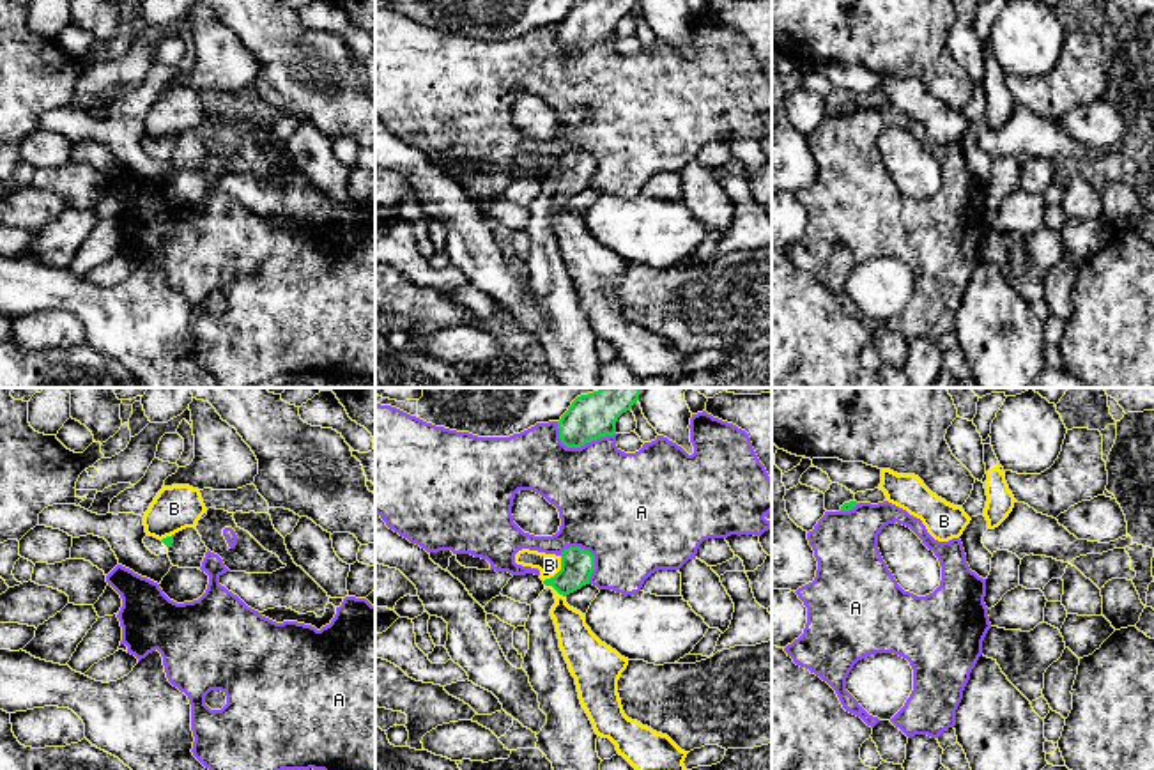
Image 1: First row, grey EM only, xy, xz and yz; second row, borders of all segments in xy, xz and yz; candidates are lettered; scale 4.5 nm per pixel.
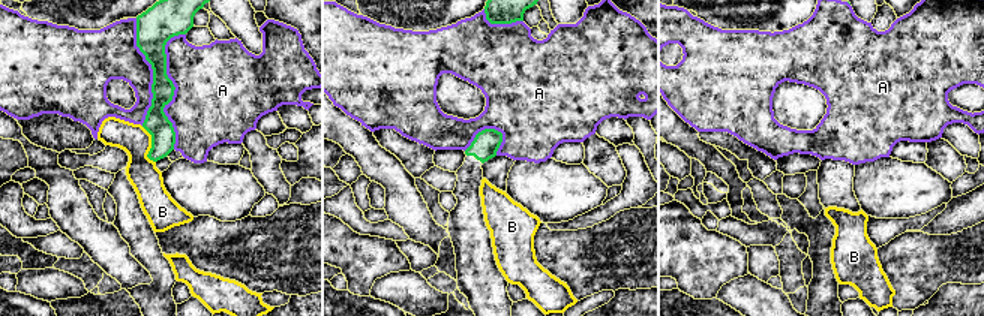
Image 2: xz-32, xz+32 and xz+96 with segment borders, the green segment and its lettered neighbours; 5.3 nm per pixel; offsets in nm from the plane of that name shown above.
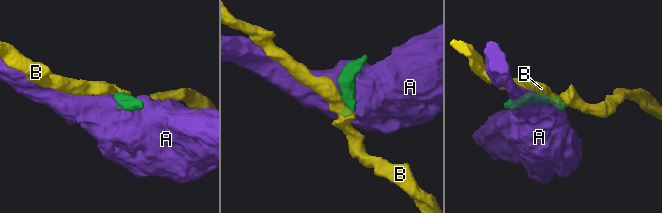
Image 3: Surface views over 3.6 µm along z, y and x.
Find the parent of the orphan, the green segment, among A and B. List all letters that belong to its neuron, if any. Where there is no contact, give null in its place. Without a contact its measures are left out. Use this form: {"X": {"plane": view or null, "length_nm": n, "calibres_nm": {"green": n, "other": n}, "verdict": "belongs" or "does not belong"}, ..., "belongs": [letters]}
{"A": {"plane": "xz", "length_nm": 280, "calibres_nm": {"green": 200, "other": 440}, "verdict": "does not belong"}, "B": {"plane": "xz", "length_nm": 150, "calibres_nm": {"green": 150, "other": 100}, "verdict": "does not belong"}, "belongs": []}

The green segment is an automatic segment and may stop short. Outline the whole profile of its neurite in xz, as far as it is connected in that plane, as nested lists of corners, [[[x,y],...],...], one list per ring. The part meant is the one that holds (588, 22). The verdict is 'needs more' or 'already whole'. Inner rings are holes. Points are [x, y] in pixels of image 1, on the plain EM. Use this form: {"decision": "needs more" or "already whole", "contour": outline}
{"decision": "already whole", "contour": [[[577,0],[558,25],[566,51],[581,51],[605,39],[616,39],[618,21],[630,14],[639,0]]]}

